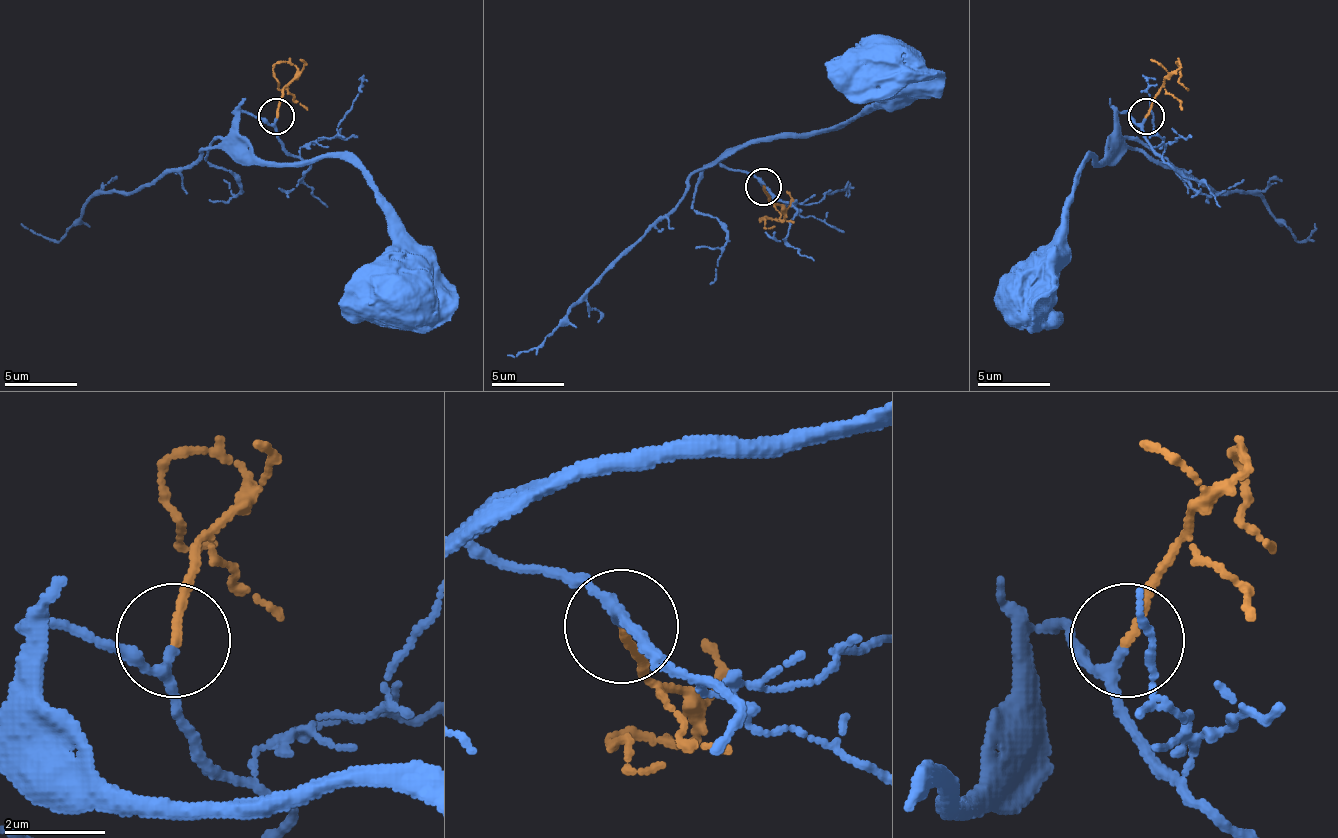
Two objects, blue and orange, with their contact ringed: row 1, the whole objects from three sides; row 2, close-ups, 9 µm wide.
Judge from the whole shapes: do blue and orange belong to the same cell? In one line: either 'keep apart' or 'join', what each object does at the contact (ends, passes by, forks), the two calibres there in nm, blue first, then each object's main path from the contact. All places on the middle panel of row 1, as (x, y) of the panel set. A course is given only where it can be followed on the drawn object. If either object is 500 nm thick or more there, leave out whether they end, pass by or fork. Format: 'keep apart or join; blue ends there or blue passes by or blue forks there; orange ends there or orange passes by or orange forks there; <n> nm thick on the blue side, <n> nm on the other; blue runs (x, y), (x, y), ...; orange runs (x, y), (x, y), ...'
join; blue passes by; orange ends there; 180 nm thick on the blue side, 170 nm on the other; blue runs (764, 186), (720, 160), (753, 138), (833, 131), (851, 120), (880, 91), (876, 66); orange runs (764, 186), (767, 196), (782, 207), (782, 218), (760, 218), (775, 225)

